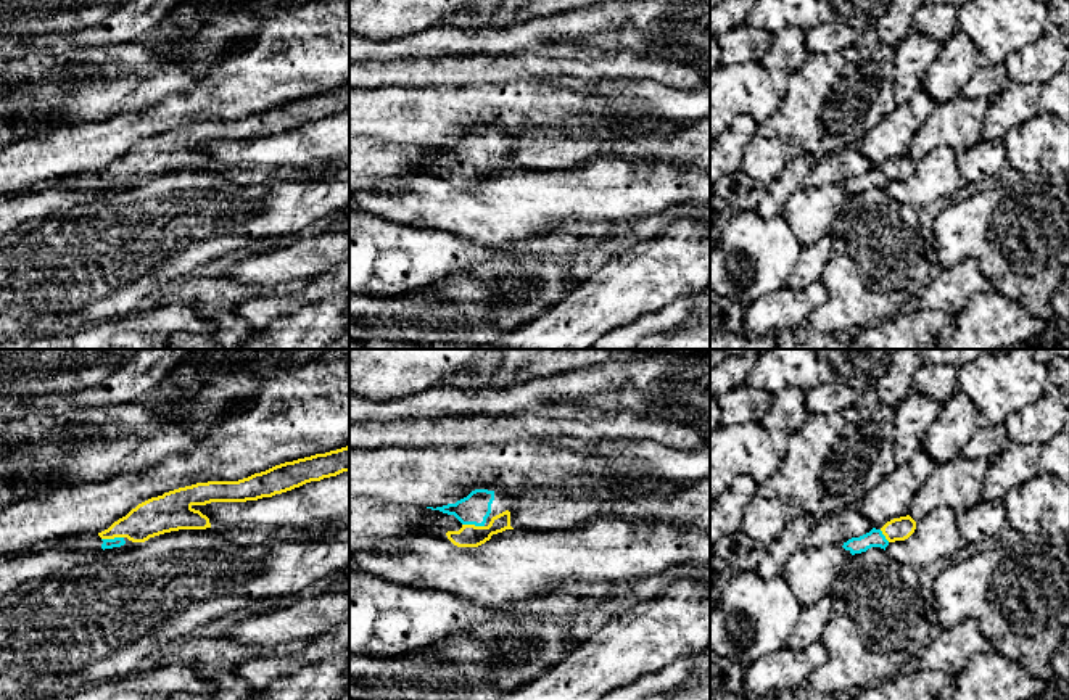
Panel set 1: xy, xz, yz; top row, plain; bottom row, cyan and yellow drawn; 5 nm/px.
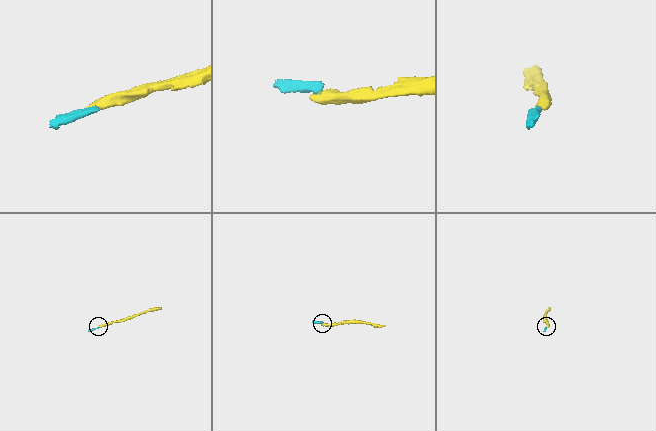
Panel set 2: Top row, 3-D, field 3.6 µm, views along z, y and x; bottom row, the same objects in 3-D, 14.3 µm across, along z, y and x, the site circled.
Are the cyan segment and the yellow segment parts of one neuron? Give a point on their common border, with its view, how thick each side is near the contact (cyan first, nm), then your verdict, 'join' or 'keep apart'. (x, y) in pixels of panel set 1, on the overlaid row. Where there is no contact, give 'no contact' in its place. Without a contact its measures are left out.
xy (111, 539) | 50/190 nm | join

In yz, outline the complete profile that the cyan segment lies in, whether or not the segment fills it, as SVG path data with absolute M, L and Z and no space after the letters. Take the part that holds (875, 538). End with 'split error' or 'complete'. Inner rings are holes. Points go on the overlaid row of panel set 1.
M906 515L887 521L881 529L873 528L869 533L860 537L852 537L844 542L842 547L852 555L866 552L871 547L881 547L885 550L890 542L908 539L914 529L916 521Z; split error

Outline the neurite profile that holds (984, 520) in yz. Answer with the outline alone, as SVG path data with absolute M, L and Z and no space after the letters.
M982 500L964 512L956 512L960 534L968 544L997 537L1008 525L1005 504Z

